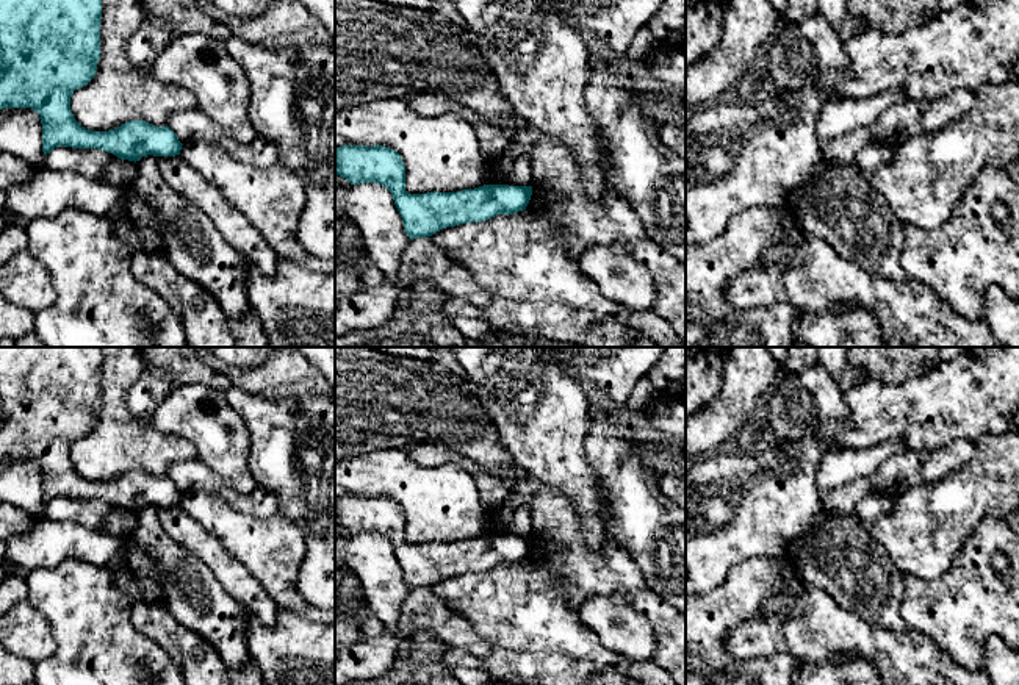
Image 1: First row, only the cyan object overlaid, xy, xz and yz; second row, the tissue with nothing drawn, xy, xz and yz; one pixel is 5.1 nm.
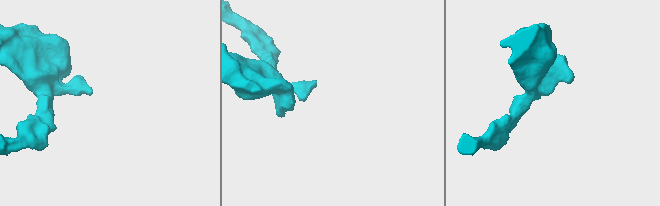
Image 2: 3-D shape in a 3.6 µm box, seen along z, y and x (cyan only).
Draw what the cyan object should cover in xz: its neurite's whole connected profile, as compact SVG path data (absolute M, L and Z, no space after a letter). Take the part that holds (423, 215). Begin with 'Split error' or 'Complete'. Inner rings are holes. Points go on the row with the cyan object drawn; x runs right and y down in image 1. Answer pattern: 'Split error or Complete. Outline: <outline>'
Complete. Outline: M341 145L335 149L335 175L351 185L385 186L410 239L432 236L441 228L488 221L526 210L532 186L484 185L457 192L409 194L401 155L385 145Z

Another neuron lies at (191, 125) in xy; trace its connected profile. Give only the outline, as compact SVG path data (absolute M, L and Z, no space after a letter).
M200 108L174 113L167 120L167 127L177 134L182 144L197 141L216 144L241 164L263 169L277 163L274 142L260 136L252 142L239 142Z

